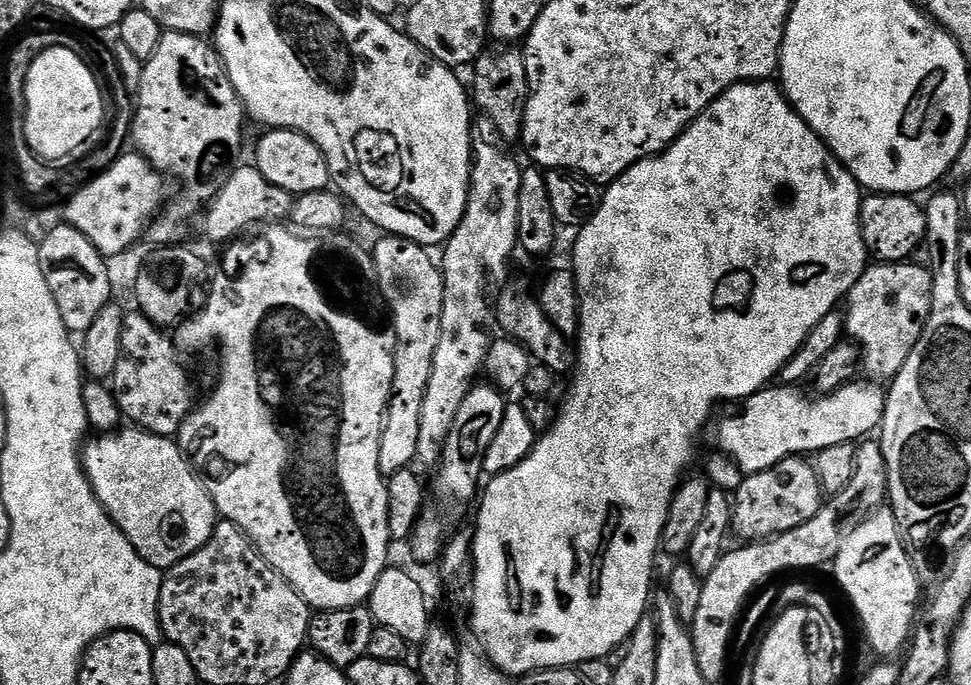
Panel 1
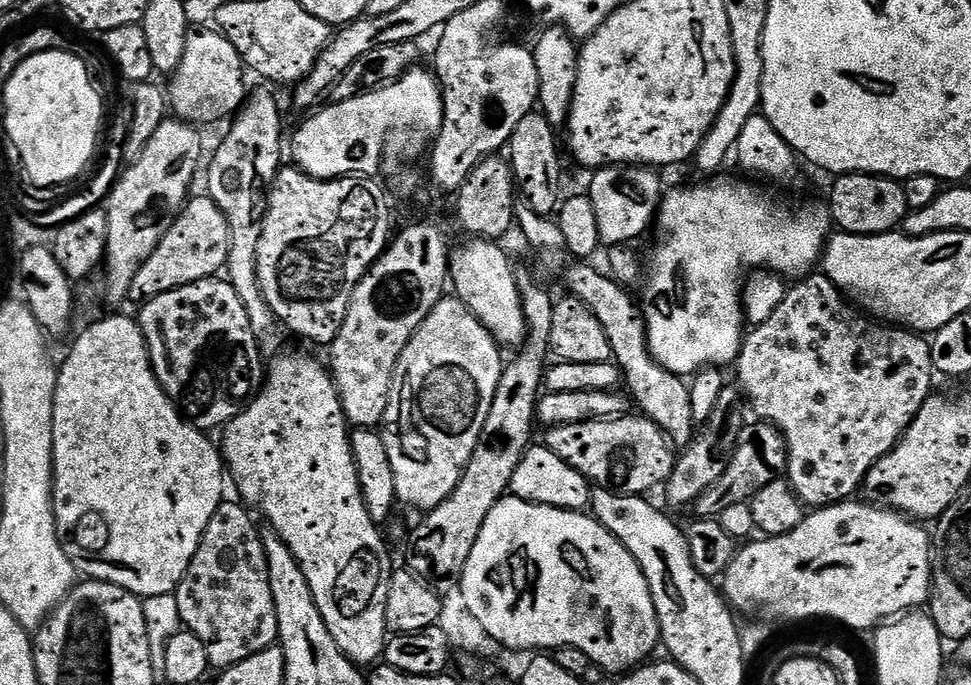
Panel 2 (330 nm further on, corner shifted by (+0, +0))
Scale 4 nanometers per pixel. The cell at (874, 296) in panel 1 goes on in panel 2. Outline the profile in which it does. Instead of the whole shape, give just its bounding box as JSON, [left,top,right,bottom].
[734,274,933,509]

